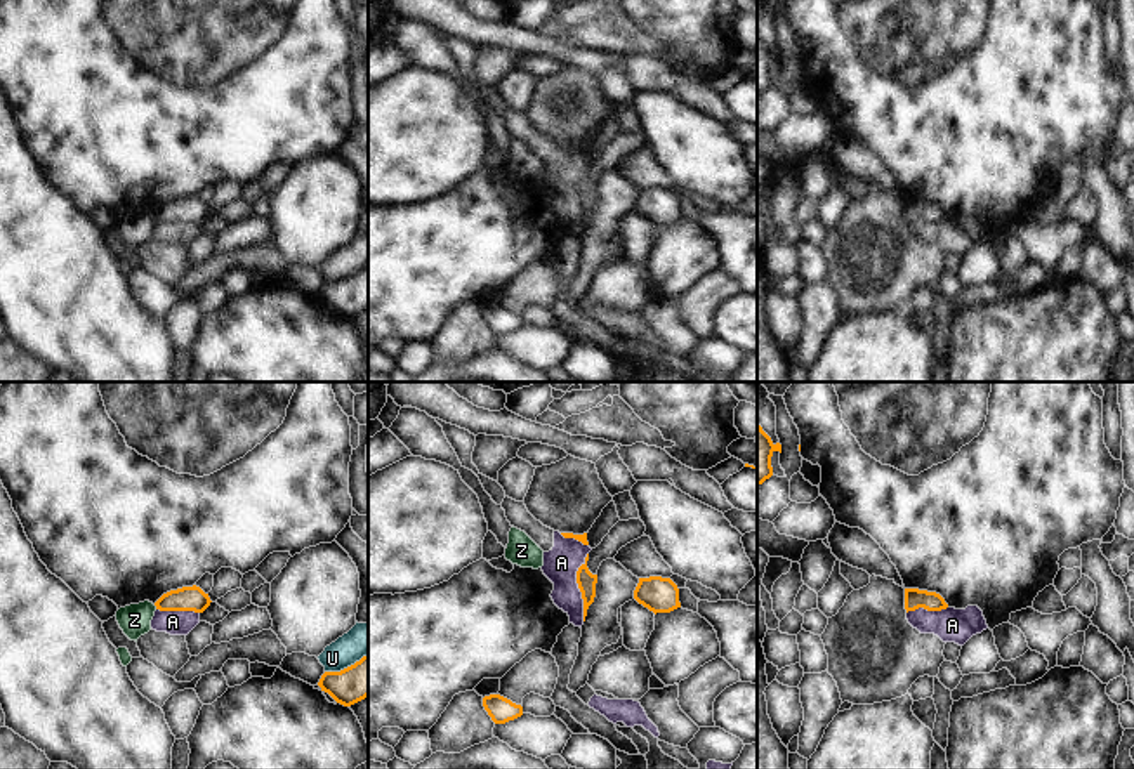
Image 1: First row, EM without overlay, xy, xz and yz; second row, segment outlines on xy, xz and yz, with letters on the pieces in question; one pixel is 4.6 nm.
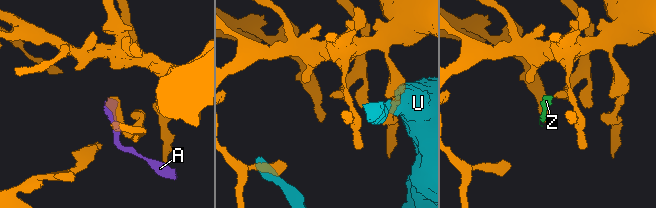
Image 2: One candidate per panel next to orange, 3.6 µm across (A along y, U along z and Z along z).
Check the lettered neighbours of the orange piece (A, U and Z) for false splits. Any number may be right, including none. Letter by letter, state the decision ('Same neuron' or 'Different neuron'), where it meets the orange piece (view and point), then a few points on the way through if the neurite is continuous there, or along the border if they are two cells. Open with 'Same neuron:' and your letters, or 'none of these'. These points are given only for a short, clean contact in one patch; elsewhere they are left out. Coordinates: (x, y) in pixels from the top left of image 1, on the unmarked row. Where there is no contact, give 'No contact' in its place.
Same neuron: none of these
A: Different neuron. Touches orange at xz (579, 198). Boundary: xz (587, 164), (577, 183), (582, 231)
U: Different neuron. Touches orange at xy (348, 278)
Z: Different neuron. Touches orange at xy (155, 216). Boundary: xy (153, 216), (157, 219).

